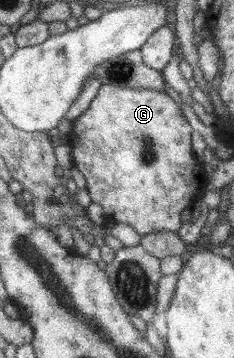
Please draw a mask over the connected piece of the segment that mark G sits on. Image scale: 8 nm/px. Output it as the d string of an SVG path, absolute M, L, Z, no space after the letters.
M102 84L88 110L72 124L68 143L72 150L73 167L84 175L91 200L101 205L104 213L118 225L126 223L140 235L177 232L182 225L180 213L199 200L207 189L209 169L192 151L192 126L166 91Z

